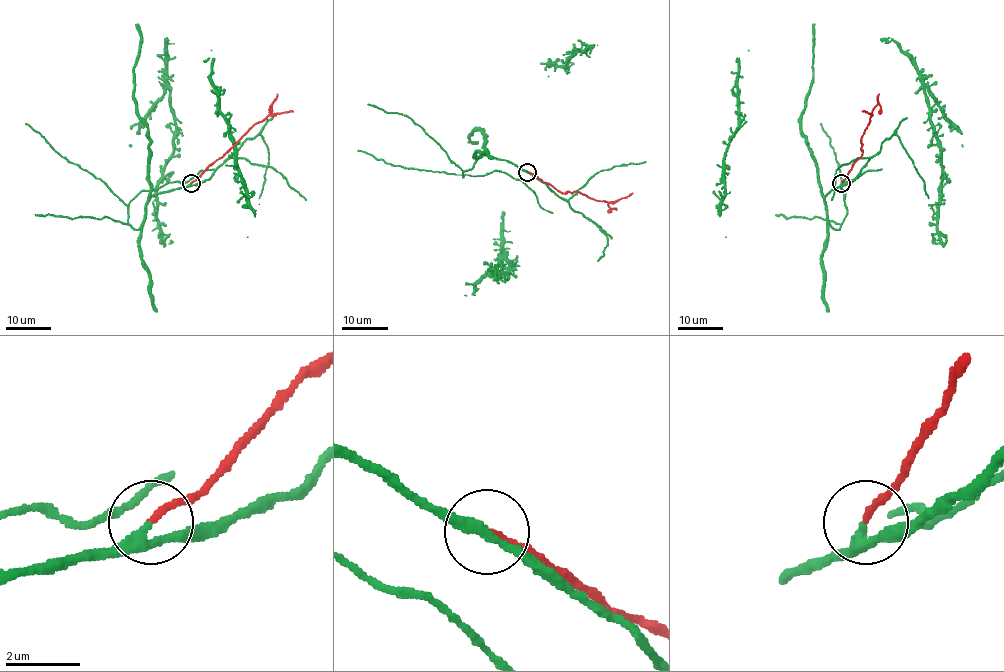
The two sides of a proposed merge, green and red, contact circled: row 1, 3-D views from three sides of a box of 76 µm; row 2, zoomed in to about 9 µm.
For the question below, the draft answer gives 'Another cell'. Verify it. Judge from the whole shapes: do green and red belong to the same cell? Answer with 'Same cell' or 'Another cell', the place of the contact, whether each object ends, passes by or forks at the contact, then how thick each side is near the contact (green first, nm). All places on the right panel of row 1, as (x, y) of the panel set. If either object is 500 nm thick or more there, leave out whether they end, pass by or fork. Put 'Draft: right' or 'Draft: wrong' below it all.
Same cell. Place: (841, 183). At the ring green passes by. At the ring red ends. Thickness 280 nm (green) against 170 nm
Draft: wrong

